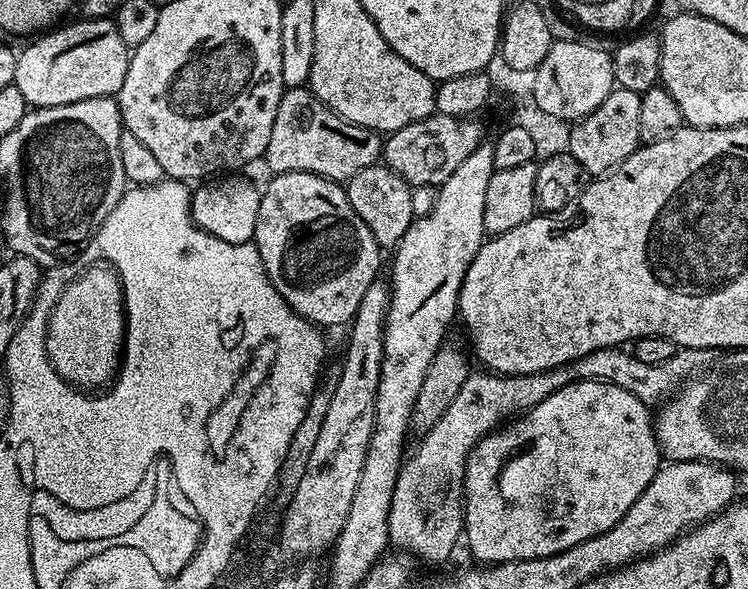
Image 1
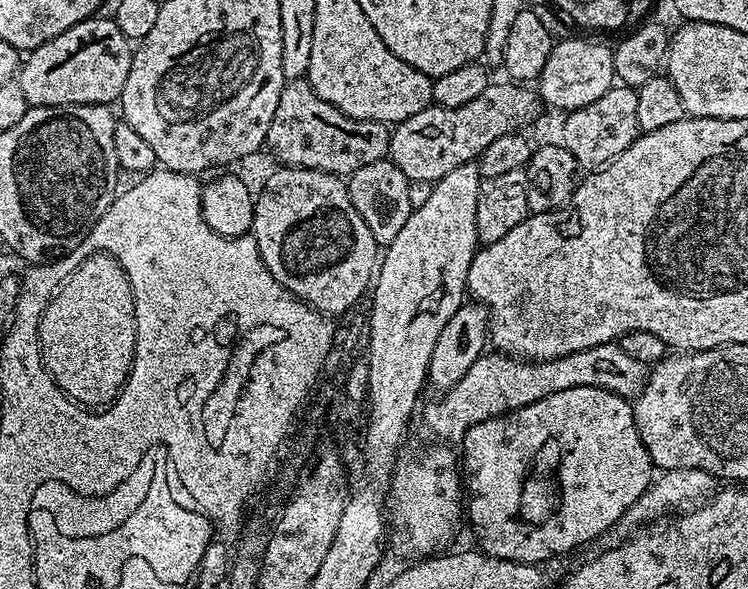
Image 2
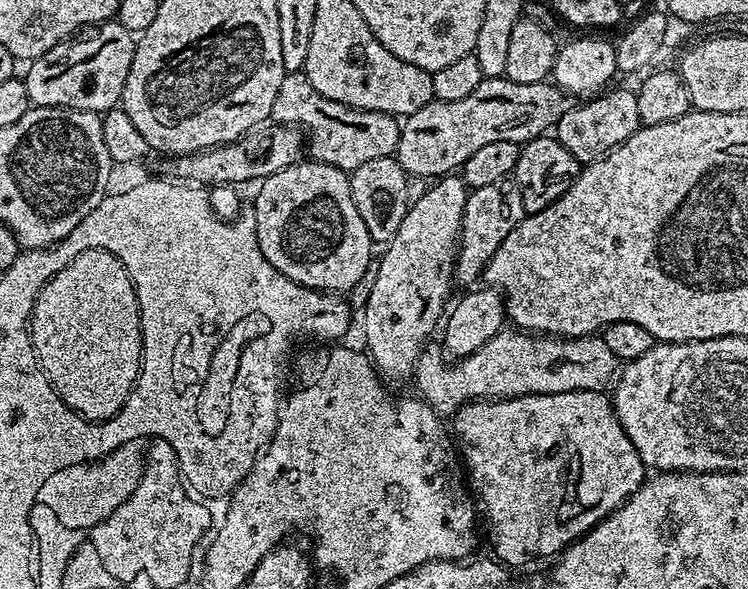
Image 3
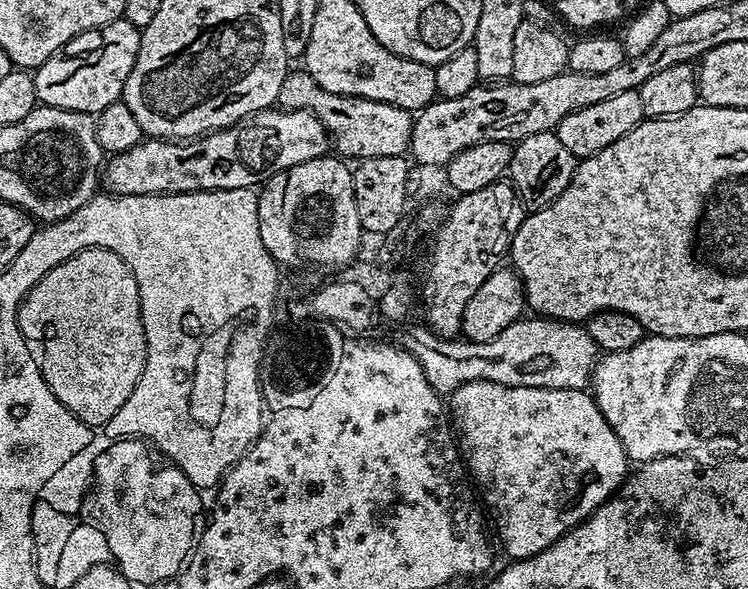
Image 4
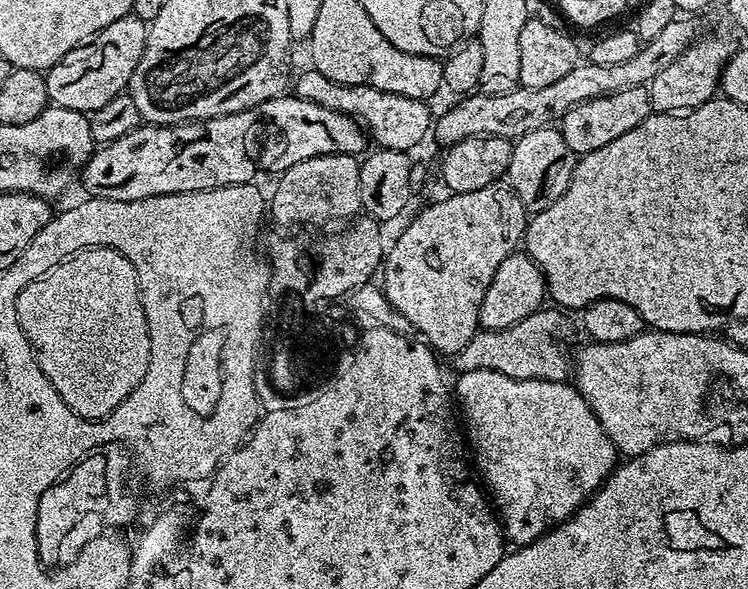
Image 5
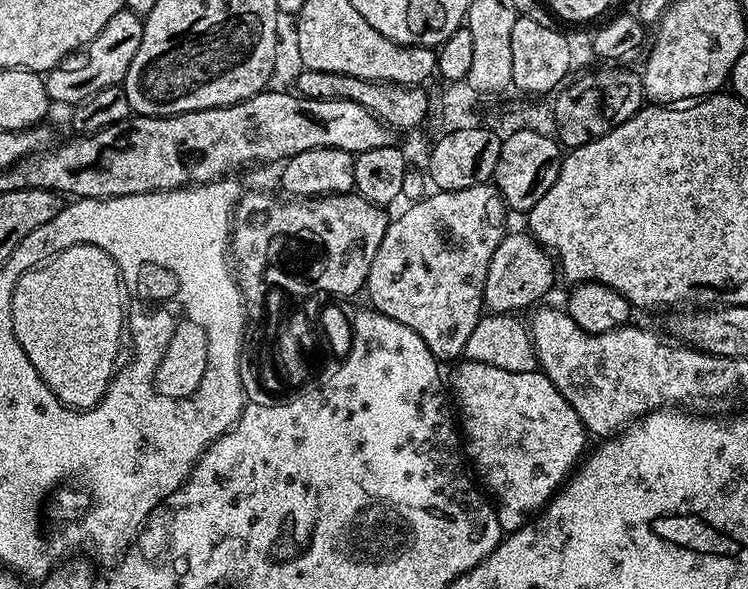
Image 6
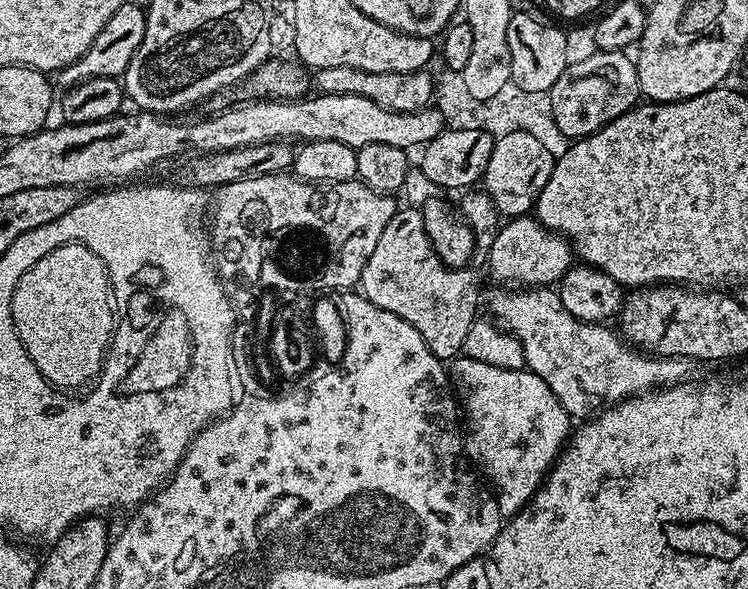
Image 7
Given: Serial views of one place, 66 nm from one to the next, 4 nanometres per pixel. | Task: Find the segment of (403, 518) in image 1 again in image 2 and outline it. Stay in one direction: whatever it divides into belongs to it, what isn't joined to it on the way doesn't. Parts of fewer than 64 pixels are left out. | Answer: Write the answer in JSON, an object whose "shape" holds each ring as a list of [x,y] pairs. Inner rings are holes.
{"shape":[[[616,342],[590,346],[590,350],[578,350],[553,360],[526,360],[492,350],[477,358],[474,366],[466,370],[462,382],[439,397],[440,401],[425,414],[424,420],[437,441],[460,442],[470,426],[495,416],[506,416],[522,406],[530,406],[530,402],[550,398],[550,394],[558,394],[558,390],[594,386],[634,398],[644,389],[649,371],[649,365],[629,358]]]}

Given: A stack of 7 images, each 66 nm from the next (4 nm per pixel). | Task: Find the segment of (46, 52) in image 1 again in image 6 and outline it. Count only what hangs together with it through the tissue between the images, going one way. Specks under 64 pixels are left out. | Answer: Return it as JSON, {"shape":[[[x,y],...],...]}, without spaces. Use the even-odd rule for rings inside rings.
{"shape":[[[125,10],[114,14],[114,18],[106,22],[106,26],[89,44],[72,52],[46,73],[49,101],[56,103],[57,100],[60,104],[76,106],[103,88],[123,85],[124,75],[130,70],[130,62],[134,62],[134,54],[138,54],[138,46],[142,46],[143,29],[143,19],[133,12]]]}

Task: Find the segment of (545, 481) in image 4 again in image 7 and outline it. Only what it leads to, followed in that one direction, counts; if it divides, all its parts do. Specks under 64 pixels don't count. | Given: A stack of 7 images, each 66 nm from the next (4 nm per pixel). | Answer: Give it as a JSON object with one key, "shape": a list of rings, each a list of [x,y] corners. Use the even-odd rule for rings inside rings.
{"shape":[[[463,354],[451,361],[447,370],[452,391],[462,401],[462,416],[466,421],[464,451],[479,475],[490,485],[501,517],[517,516],[544,485],[552,465],[560,459],[560,452],[574,428],[573,417],[568,415],[562,402],[558,402],[554,390],[550,390],[550,386],[546,386],[546,382],[542,382],[542,378],[533,372],[502,370],[502,366],[490,366]]]}

